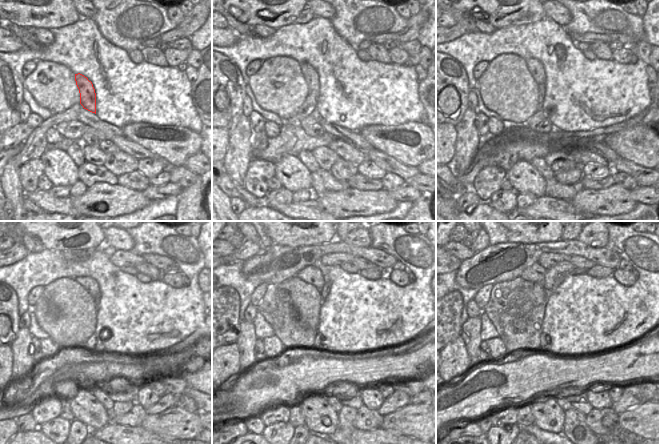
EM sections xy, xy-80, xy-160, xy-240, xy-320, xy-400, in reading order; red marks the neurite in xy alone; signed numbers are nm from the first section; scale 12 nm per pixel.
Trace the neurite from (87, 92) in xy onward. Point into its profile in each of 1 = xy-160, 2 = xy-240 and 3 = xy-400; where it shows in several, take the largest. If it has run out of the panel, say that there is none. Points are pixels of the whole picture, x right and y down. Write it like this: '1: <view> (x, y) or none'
1: xy-160 (535, 67)
2: xy-240 (89, 284)
3: xy-400 (535, 273)

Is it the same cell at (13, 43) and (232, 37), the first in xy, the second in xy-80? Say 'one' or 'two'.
one

